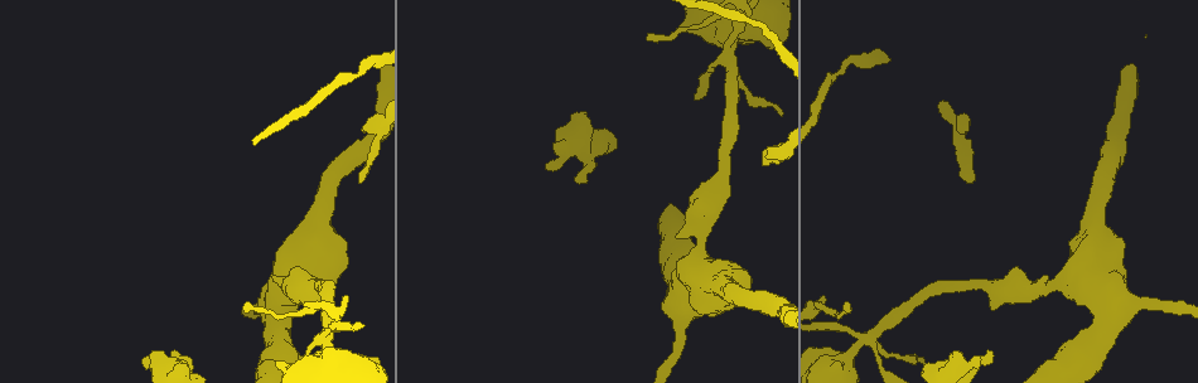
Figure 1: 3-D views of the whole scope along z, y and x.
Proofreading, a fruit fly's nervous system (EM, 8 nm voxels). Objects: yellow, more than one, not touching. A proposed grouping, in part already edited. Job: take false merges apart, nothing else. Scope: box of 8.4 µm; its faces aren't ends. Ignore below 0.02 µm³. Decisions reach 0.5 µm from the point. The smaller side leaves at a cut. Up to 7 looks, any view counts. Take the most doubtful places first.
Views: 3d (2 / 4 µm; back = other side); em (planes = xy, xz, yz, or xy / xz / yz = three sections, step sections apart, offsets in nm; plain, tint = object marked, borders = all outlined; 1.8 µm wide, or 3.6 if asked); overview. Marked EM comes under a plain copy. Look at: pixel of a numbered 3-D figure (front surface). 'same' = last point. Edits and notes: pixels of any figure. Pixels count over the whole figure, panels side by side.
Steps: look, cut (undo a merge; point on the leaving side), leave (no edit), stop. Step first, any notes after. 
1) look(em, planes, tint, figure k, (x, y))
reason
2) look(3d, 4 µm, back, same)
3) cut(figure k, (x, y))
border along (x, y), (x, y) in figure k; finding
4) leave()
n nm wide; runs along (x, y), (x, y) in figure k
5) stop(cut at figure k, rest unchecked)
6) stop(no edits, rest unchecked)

look(3d, 4 µm, figure 1, (870, 341))
looks like a crossing

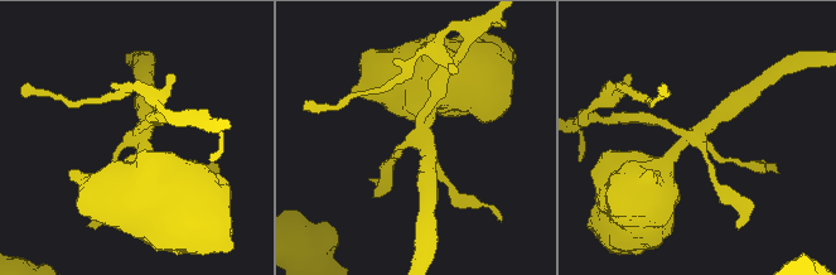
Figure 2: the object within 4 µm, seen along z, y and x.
look(em, planes, tint, figure 2, (138, 139))

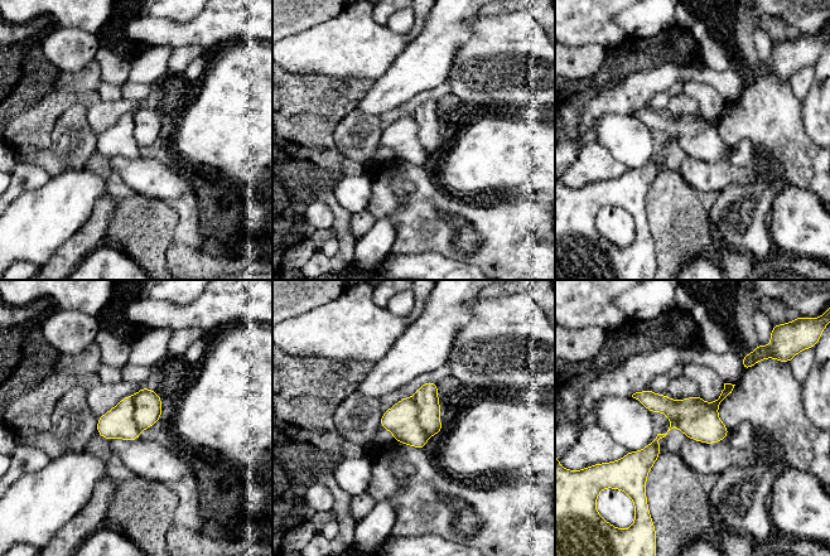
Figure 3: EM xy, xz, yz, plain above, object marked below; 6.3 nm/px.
cut(figure 3, (401, 420))
border along (411, 397), (428, 438) in figure 3; two neurons meet here

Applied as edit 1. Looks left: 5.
look(em, 3.6 µm, planes, tint, figure 1, (1067, 285))
thick turns thin

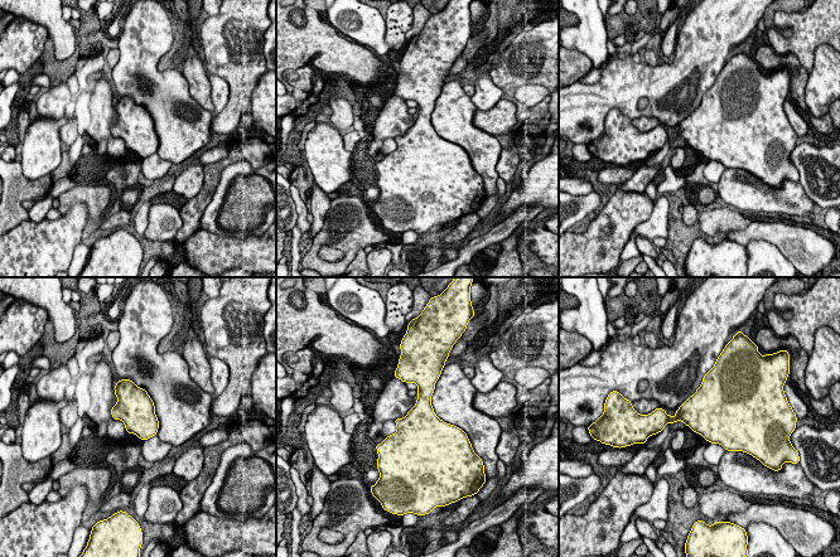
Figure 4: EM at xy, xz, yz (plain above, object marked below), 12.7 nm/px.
leave()
all the same neuron

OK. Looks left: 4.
look(em, planes, tint, figure 1, (958, 146))
thick turns thin

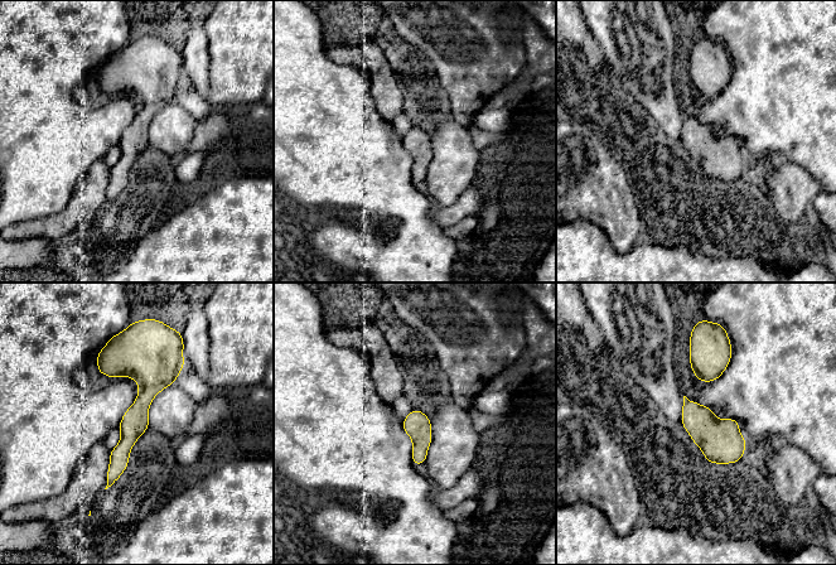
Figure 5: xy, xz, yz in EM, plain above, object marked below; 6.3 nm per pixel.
leave()
170 nm wide; all the same neuron

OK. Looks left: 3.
stop(cut at figure 3, rest unchecked)

